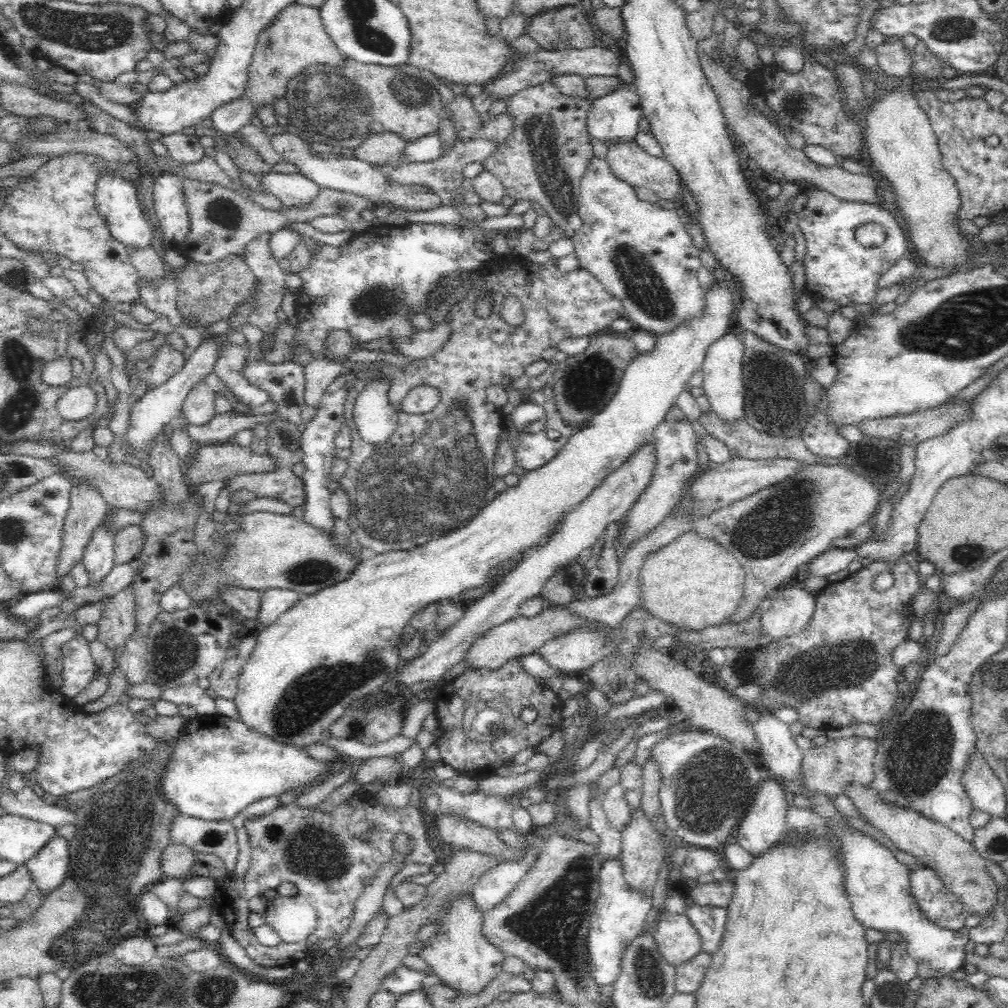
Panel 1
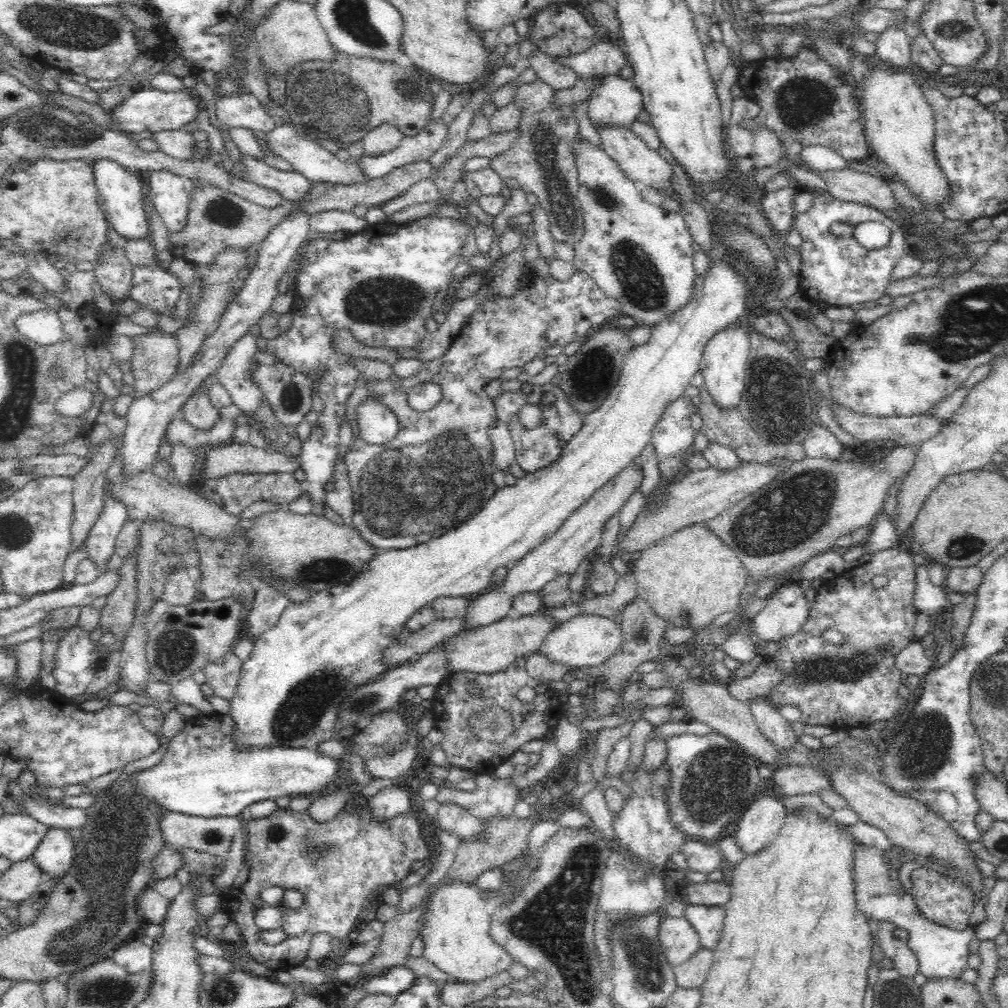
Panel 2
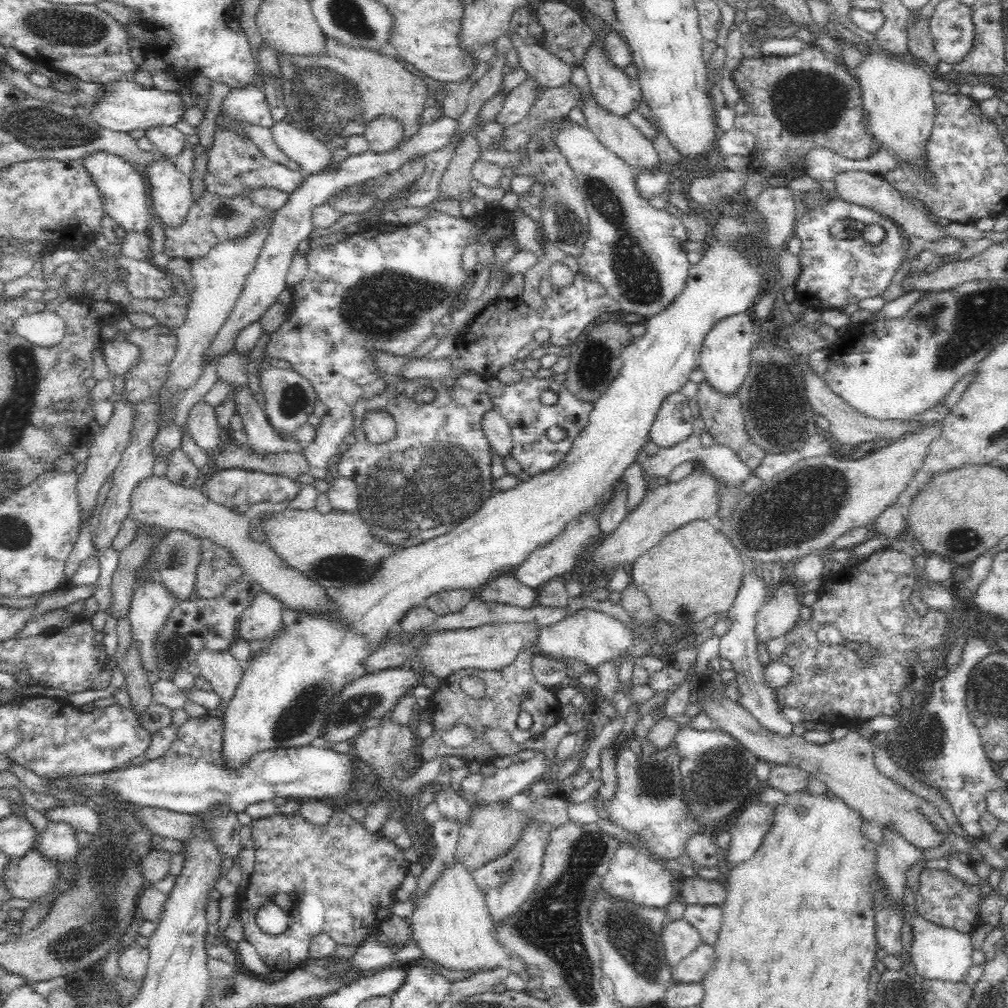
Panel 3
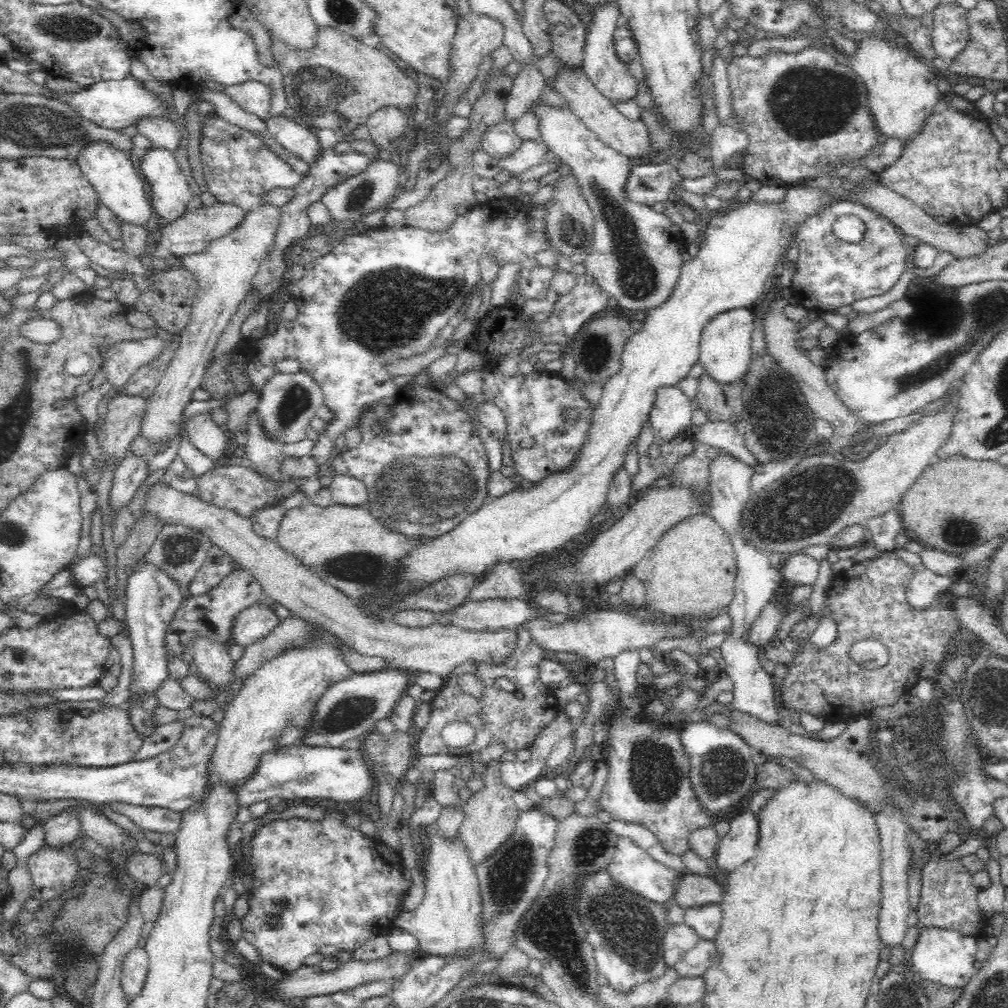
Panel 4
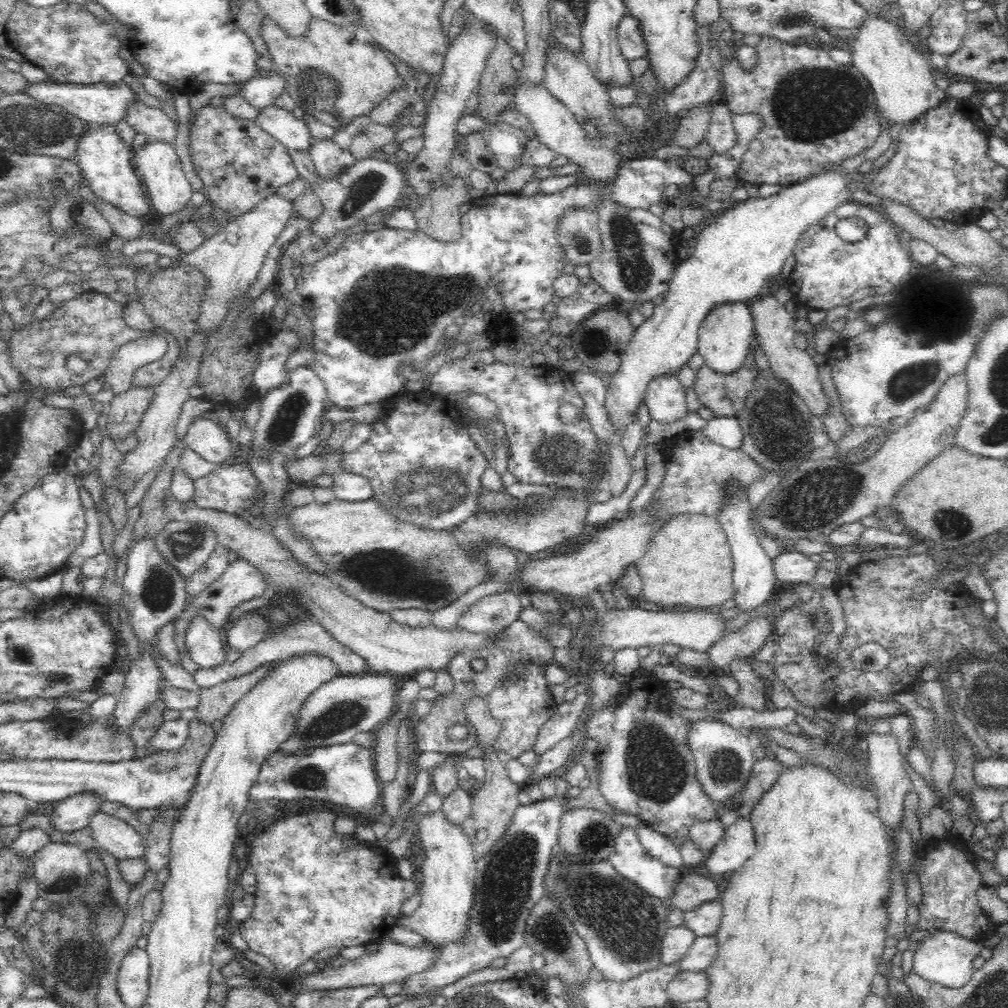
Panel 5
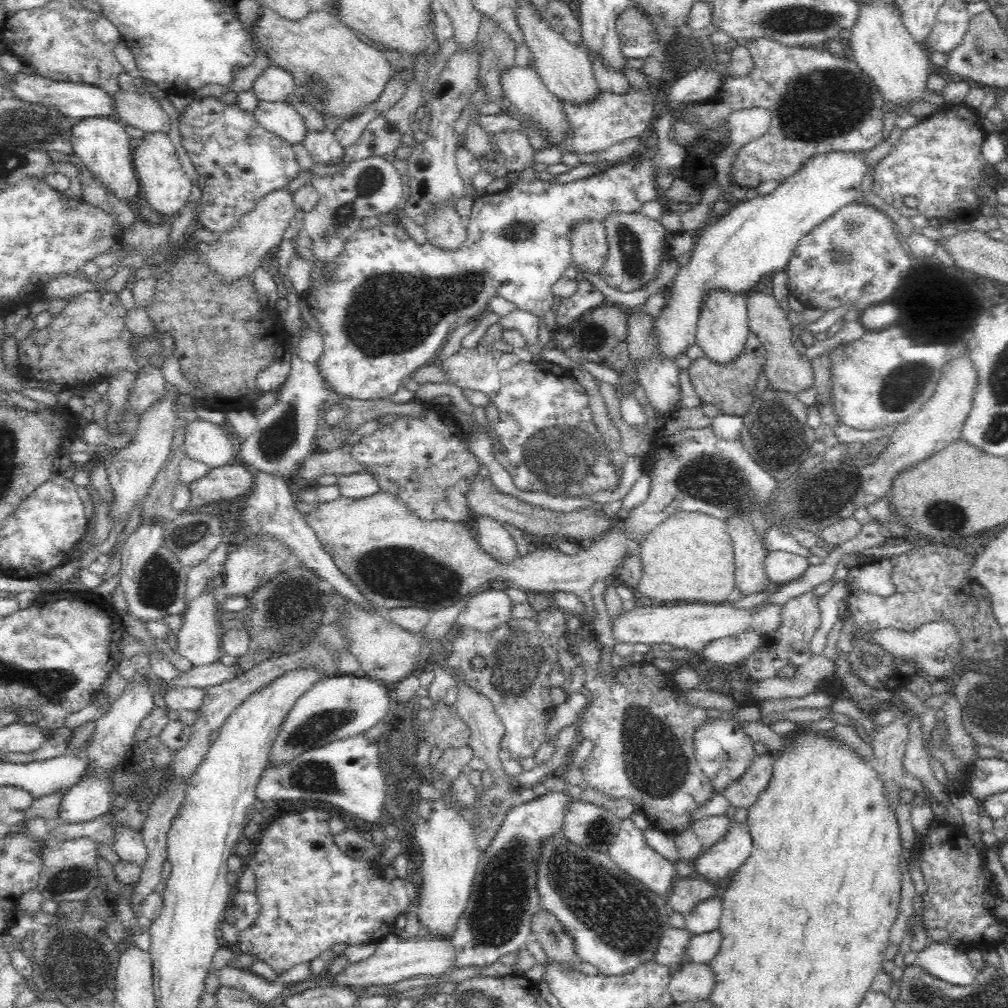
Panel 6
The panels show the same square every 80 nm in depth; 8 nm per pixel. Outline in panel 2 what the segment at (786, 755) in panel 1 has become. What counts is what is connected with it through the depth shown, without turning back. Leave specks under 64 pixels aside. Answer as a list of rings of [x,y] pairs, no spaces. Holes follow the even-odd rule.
[[[765,695],[755,696],[746,700],[746,703],[750,707],[750,712],[753,714],[761,734],[775,748],[779,748],[779,750],[794,748],[794,742],[798,740],[792,731],[791,722],[782,717],[776,706],[767,702]]]

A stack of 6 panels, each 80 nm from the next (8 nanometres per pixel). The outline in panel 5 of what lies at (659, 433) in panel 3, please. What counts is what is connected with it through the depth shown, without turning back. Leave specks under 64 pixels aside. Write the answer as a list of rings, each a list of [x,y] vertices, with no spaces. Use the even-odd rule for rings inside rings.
[[[676,375],[658,377],[646,388],[646,406],[651,419],[668,426],[688,413],[685,387]]]

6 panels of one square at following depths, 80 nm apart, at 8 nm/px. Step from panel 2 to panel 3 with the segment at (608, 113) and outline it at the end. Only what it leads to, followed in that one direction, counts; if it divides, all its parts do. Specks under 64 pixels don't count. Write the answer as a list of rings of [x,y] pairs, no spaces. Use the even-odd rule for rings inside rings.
[[[598,38],[598,44],[593,44],[586,50],[581,61],[581,65],[586,71],[589,79],[591,94],[594,95],[595,102],[603,110],[610,111],[612,115],[626,118],[630,110],[637,108],[642,98],[641,86],[637,78],[628,77],[624,69],[618,68],[609,58],[604,50],[604,39]]]

